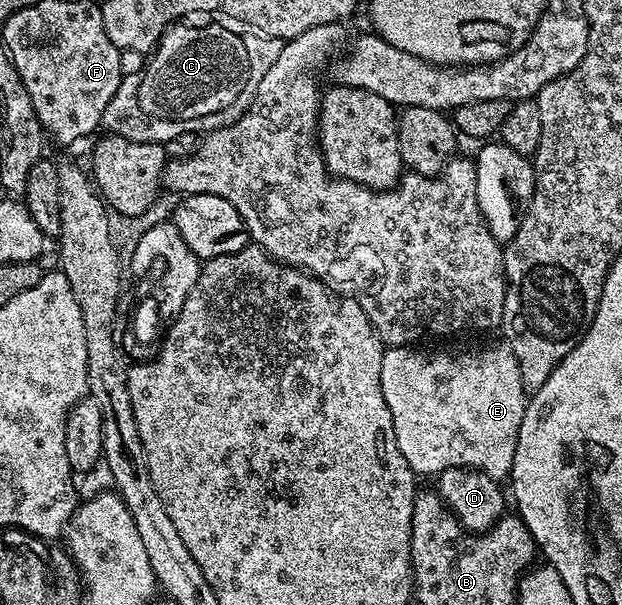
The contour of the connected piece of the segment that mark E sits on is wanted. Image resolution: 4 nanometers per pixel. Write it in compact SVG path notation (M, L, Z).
M417 345L408 347L391 347L383 357L383 369L379 373L379 381L383 385L383 401L387 401L387 409L391 409L391 421L395 425L395 441L399 445L399 453L411 465L418 476L436 477L452 467L470 467L472 471L487 473L487 477L498 481L508 480L515 461L515 445L519 441L519 425L523 425L523 413L527 396L523 389L523 377L519 377L519 361L515 361L515 353L507 345L489 347L486 351L477 351L474 355L448 355L445 351L420 351Z

